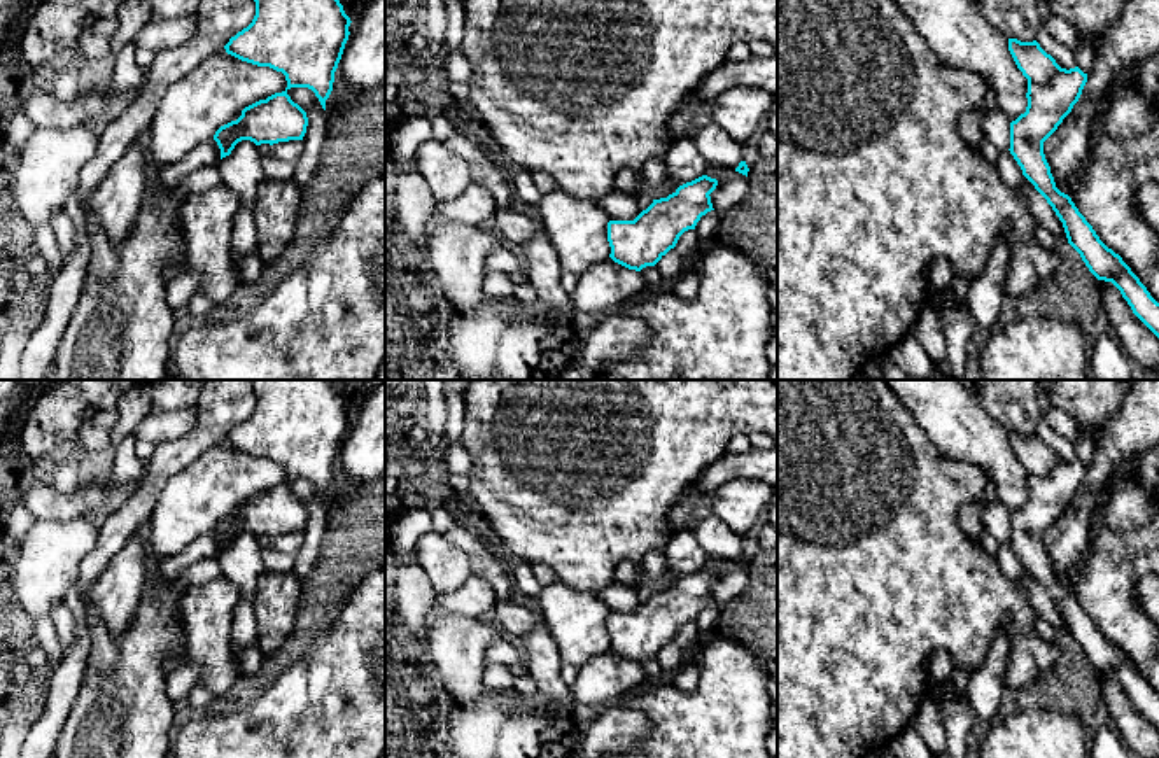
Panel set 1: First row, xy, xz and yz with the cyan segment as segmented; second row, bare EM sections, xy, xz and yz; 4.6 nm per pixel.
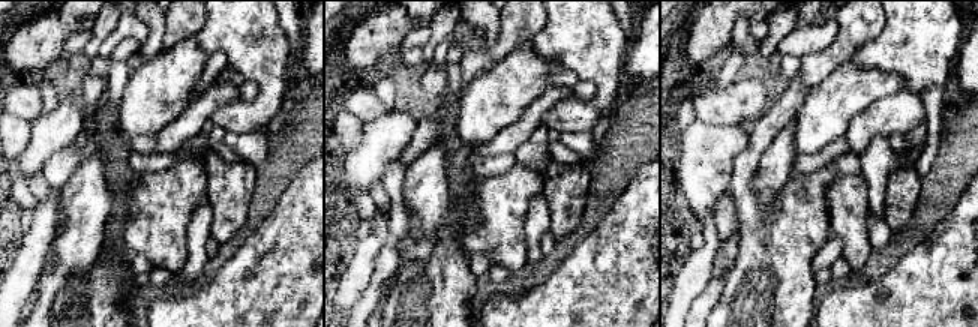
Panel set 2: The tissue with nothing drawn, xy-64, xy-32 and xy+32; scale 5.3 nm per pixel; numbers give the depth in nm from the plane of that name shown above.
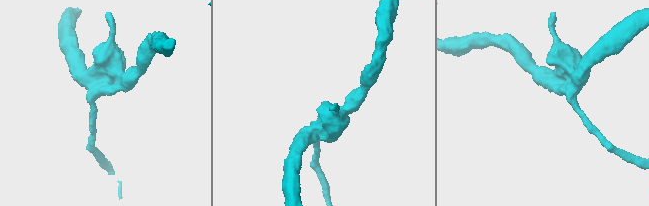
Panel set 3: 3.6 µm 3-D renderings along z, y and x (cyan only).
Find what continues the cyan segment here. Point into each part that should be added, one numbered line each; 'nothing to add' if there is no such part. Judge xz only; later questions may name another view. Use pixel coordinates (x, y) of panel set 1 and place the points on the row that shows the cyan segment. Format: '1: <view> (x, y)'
nothing to add

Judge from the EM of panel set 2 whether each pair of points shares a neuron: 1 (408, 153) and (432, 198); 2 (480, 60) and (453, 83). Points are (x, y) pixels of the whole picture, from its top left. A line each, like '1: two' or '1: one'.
1: two
2: two

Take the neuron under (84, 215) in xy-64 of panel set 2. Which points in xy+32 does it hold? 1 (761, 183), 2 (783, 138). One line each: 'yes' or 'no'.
1: yes
2: yes

